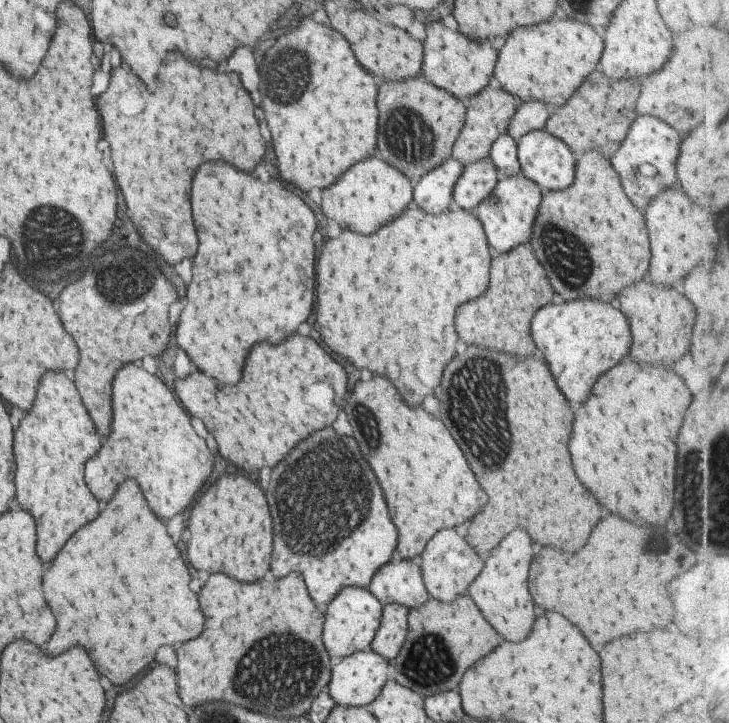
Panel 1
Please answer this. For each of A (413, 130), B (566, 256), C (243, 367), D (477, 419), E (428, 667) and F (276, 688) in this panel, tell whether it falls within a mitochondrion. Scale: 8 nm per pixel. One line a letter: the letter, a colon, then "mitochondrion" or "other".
A: mitochondrion
B: mitochondrion
C: other
D: mitochondrion
E: mitochondrion
F: mitochondrion

